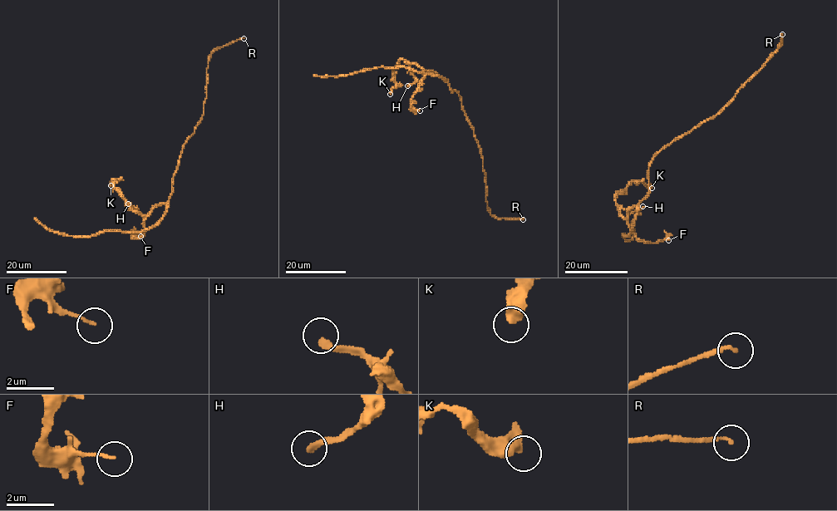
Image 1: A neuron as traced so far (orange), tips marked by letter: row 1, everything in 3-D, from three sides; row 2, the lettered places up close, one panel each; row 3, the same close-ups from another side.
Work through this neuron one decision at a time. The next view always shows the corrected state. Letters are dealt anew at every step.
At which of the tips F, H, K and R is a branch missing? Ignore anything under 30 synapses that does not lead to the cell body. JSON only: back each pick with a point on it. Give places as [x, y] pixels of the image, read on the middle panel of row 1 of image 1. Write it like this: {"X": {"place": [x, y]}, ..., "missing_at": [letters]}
{"R": {"place": [523, 219]}, "missing_at": ["R"]}

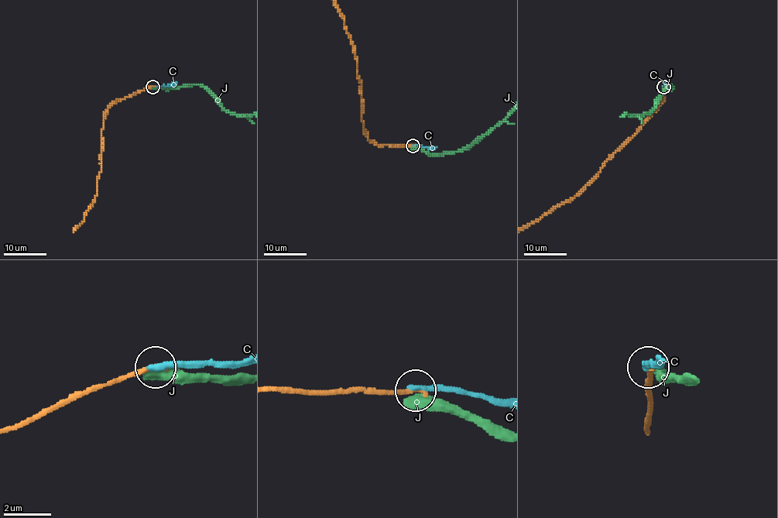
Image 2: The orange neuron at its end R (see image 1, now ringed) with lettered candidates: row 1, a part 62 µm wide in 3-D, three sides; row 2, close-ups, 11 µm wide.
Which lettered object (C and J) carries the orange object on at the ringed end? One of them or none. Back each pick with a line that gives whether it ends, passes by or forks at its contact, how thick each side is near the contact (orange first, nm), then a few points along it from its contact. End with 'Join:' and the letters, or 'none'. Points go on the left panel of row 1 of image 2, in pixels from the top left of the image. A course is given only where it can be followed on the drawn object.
Join: none

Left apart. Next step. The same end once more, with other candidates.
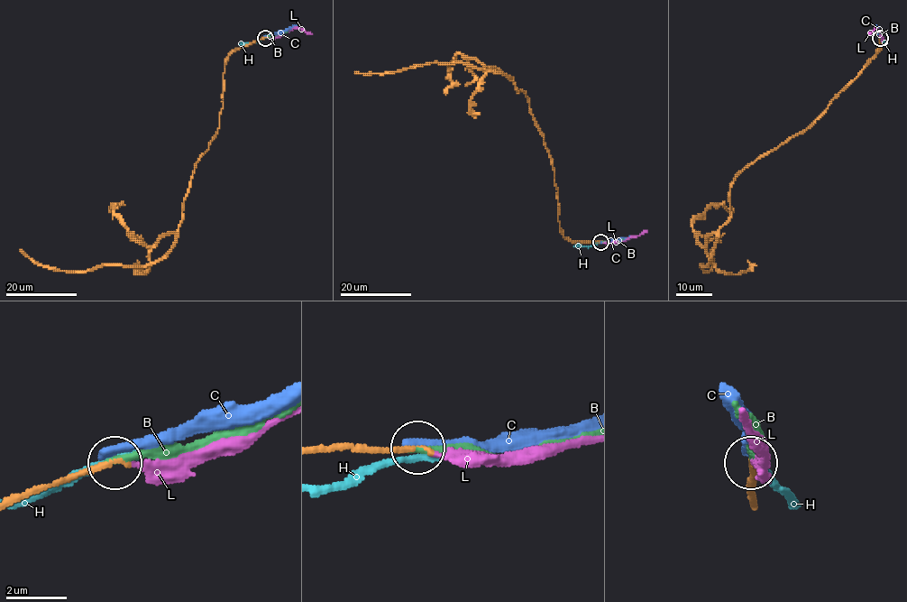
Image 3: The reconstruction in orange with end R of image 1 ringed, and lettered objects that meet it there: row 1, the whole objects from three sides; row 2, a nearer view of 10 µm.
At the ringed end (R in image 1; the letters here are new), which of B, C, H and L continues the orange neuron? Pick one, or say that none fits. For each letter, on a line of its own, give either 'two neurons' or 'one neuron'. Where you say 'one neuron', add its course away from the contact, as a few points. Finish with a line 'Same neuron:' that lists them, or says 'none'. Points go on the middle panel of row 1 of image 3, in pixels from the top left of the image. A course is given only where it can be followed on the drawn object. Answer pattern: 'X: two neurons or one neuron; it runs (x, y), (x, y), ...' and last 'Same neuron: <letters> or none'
B: one neuron; it runs (600, 241), (623, 239)
C: two neurons
H: two neurons
L: two neurons
Same neuron: B

